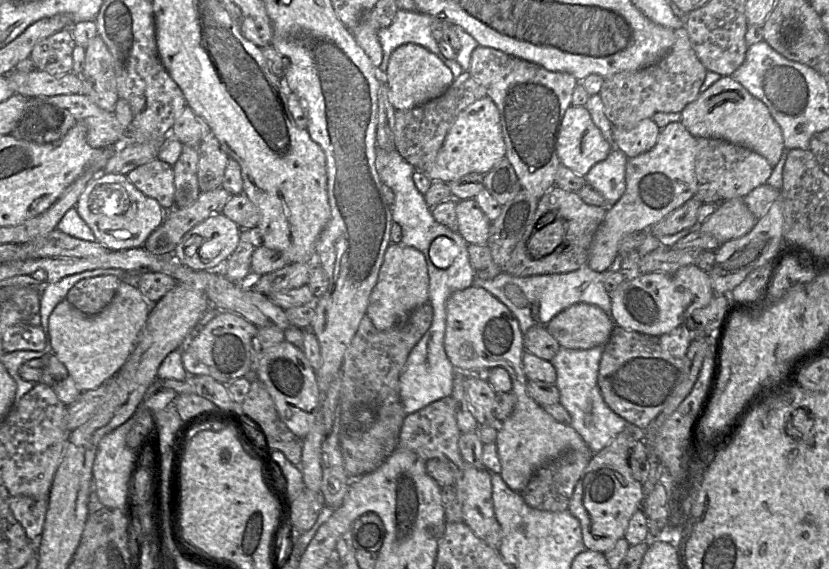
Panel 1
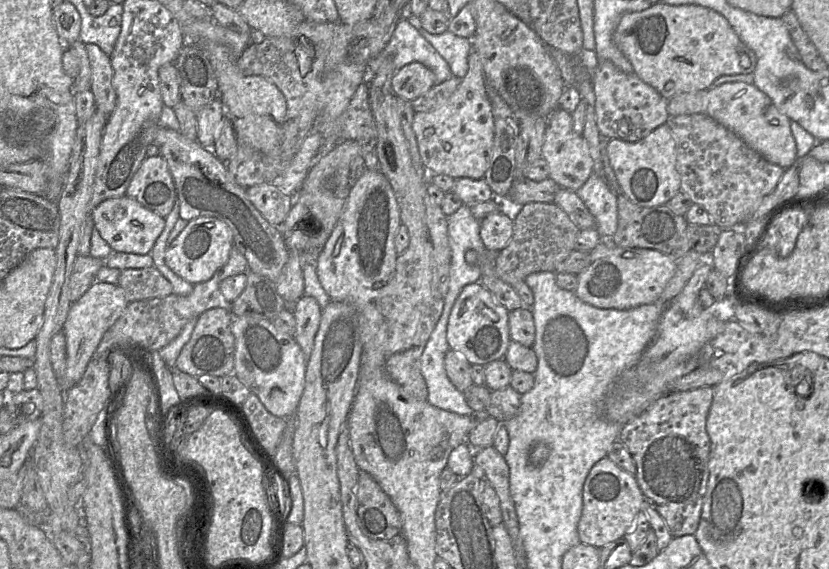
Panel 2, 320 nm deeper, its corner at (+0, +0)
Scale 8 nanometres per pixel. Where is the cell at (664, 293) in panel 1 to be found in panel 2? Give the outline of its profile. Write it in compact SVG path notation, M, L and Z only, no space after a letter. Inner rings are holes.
M610 240L601 241L590 252L590 264L577 274L577 297L594 307L625 310L658 301L675 273L677 261L648 248L622 248Z

